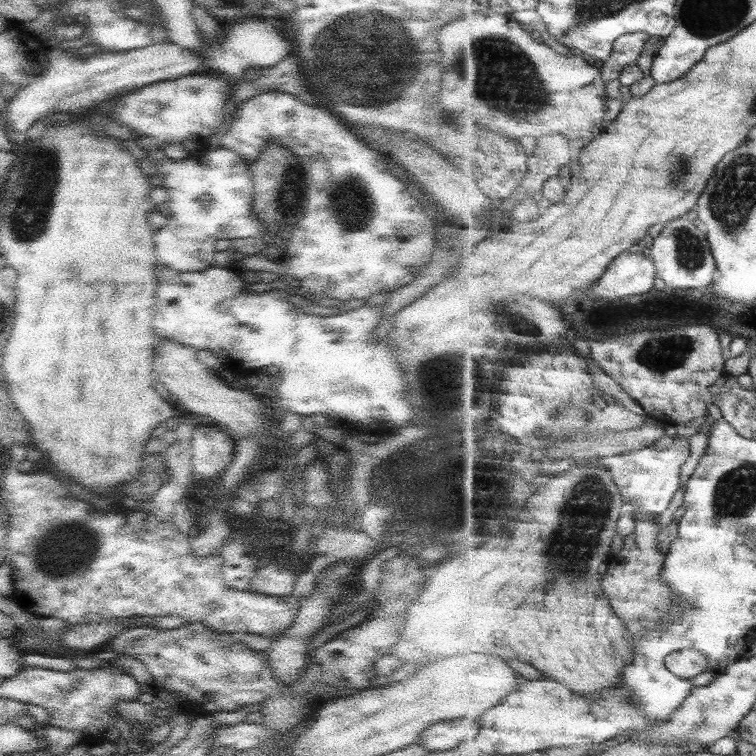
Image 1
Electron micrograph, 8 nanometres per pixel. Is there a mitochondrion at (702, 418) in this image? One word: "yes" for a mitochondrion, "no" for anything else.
no

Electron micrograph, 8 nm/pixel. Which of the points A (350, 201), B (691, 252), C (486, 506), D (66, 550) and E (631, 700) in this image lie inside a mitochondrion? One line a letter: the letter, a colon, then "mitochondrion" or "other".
A: mitochondrion
B: mitochondrion
C: mitochondrion
D: mitochondrion
E: mitochondrion

